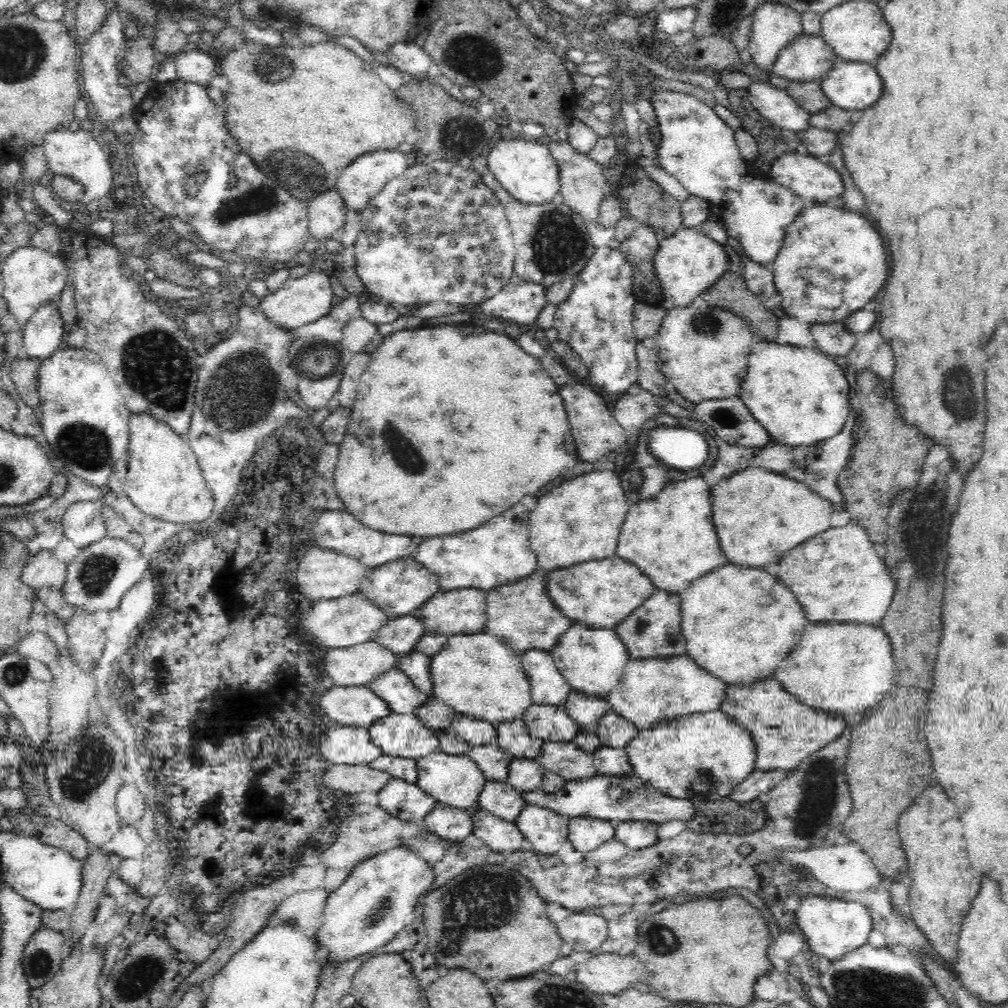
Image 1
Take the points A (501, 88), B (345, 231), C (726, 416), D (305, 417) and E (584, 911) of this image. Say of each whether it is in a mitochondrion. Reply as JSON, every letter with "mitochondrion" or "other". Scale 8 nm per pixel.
{"A":"other","B":"other","C":"mitochondrion","D":"other","E":"other"}

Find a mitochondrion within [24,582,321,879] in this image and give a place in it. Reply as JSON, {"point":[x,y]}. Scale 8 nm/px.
{"point":[89,768]}

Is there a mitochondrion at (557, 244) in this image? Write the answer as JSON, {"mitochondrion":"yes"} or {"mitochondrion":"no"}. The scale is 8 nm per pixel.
{"mitochondrion":"yes"}

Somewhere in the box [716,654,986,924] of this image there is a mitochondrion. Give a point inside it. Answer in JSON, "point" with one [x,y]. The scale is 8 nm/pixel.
{"point":[811,817]}

